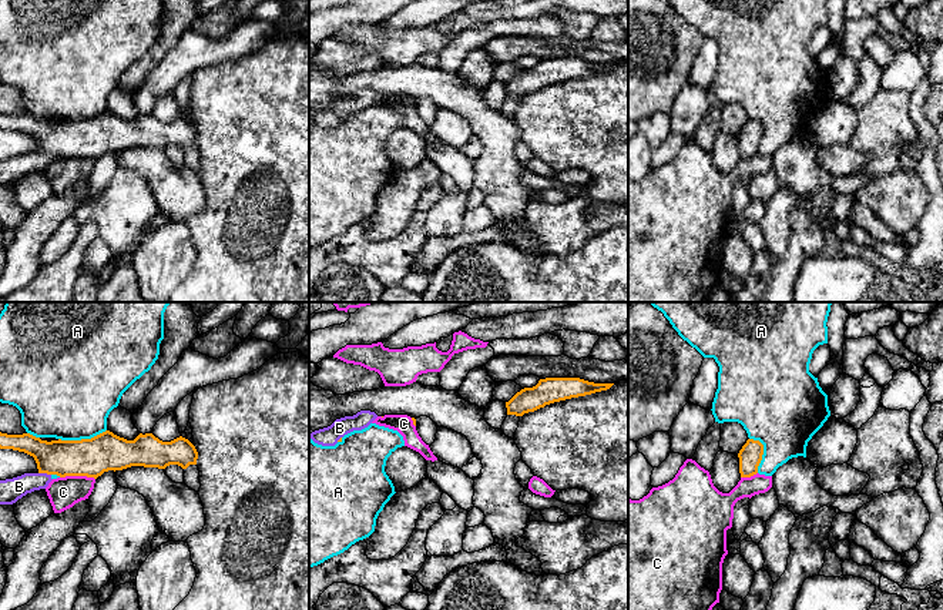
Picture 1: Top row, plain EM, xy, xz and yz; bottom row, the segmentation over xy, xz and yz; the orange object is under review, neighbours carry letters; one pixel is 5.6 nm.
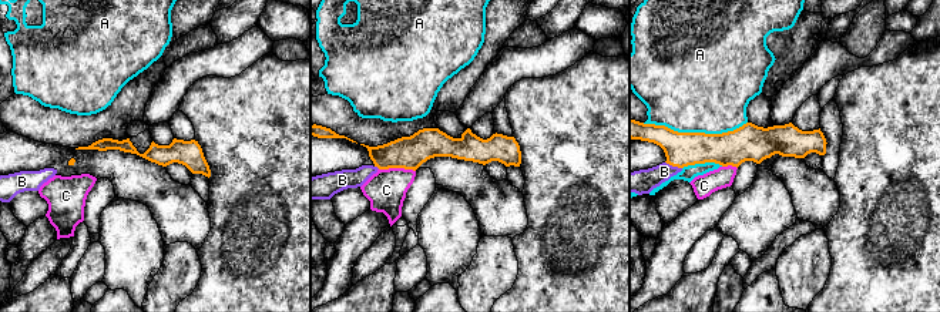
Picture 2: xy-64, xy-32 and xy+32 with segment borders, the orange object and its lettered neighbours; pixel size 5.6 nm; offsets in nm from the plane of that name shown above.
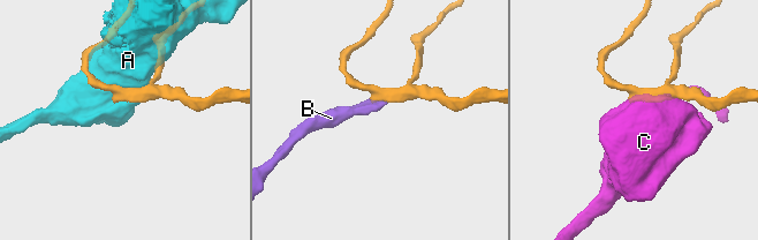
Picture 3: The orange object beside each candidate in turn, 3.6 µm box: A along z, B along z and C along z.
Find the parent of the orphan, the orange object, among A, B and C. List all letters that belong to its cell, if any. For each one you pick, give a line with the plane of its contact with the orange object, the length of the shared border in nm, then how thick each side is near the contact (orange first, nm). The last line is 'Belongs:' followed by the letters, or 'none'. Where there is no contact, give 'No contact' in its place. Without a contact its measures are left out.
B: Touches orange in xy. Shared border 70 nm. Thickness 200 nm (orange) against 130 nm
Belongs: B

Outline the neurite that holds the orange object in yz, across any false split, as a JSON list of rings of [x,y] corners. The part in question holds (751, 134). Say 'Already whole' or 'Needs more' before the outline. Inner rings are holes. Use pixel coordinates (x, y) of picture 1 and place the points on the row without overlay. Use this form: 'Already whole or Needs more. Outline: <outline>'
Already whole. Outline: [[[748,120],[738,134],[741,158],[751,158],[758,154],[762,135],[764,125],[759,121]]]

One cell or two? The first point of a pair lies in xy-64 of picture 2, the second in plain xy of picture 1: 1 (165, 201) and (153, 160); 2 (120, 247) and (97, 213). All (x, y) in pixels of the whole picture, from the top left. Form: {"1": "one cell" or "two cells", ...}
{"1": "one cell", "2": "one cell"}

